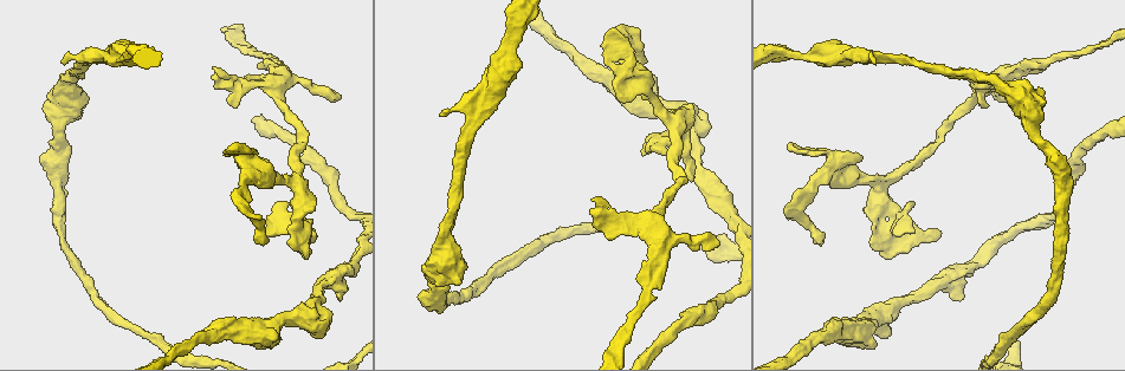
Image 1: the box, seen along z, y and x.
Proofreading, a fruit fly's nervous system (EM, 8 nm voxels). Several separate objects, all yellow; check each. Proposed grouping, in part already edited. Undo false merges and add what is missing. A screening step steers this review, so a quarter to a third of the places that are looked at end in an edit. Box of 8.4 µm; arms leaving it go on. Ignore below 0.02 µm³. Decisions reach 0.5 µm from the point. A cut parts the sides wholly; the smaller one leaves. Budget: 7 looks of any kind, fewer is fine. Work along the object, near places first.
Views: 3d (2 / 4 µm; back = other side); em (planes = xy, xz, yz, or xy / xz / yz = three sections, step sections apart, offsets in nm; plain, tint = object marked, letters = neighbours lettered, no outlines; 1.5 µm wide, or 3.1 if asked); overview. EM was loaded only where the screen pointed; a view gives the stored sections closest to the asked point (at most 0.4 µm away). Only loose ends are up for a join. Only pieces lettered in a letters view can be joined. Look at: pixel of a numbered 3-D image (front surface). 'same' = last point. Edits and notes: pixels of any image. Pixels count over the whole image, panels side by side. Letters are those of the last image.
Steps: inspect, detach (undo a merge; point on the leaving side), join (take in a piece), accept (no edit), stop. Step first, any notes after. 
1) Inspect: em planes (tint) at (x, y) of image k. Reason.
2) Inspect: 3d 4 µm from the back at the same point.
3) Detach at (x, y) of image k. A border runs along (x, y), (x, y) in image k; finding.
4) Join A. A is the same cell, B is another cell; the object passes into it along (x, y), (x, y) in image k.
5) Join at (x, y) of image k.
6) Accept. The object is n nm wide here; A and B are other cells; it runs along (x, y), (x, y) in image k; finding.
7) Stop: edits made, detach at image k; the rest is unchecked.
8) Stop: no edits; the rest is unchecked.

Inspect: em planes (plain) at (63, 62) of image 1.

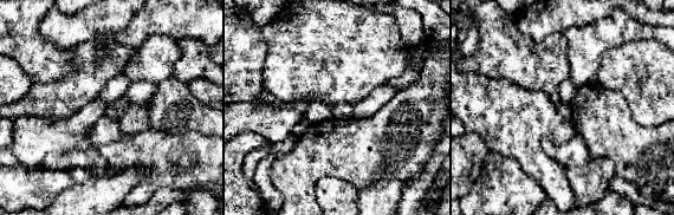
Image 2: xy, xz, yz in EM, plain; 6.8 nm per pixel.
Inspect: em planes (letters) at the same point.

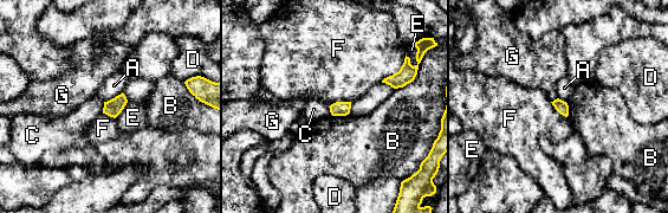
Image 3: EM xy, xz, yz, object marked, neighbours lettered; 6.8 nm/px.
Accept. A, B, C, D, E, F and G are other cells; a border runs along (403, 63), (397, 71), (381, 81) in image 3; no lettered piece goes on from it.

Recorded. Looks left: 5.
Inspect: 3d 4 µm at (718, 244) of image 1. Branch stops here.

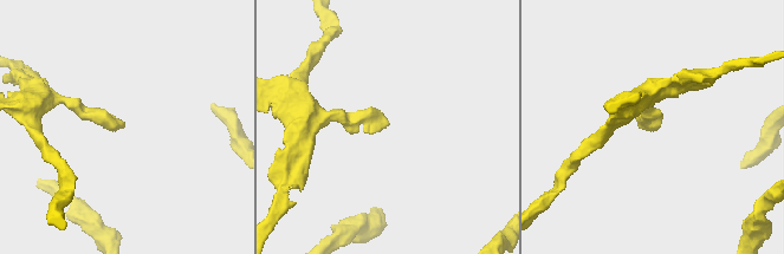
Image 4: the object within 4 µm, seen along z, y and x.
Inspect: em planes (letters) at (386, 125) of image 4.

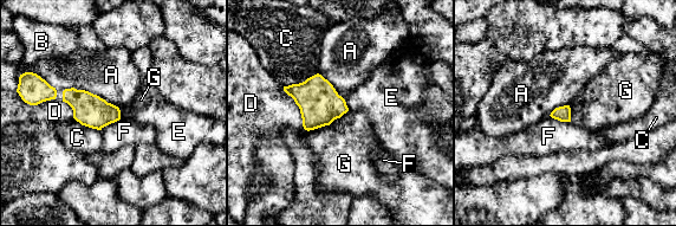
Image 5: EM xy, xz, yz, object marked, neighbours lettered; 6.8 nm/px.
Accept. A, B, C, D, E, F and G are other cells; a border runs along (348, 110), (329, 124), (307, 131) in image 5; none of them fits.

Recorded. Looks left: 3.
Inspect: em planes (tint) at (339, 296) of image 1. Free end.

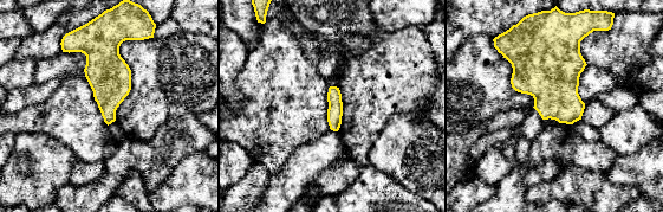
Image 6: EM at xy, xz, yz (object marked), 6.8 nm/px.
Inspect: em planes (letters) at the same point.

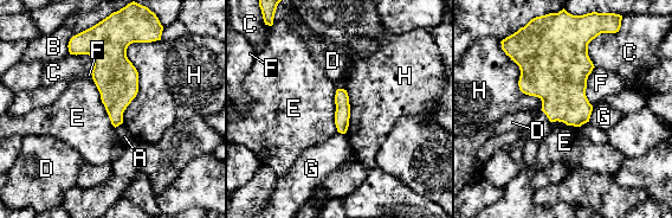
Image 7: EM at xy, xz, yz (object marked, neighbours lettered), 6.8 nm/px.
Accept. A, B, C, D, E, F, G and H are other cells; a border runs along (91, 78), (108, 117), (115, 127) in image 7; none of them fits.

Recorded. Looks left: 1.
Stop: no edits; the rest is unchecked.

